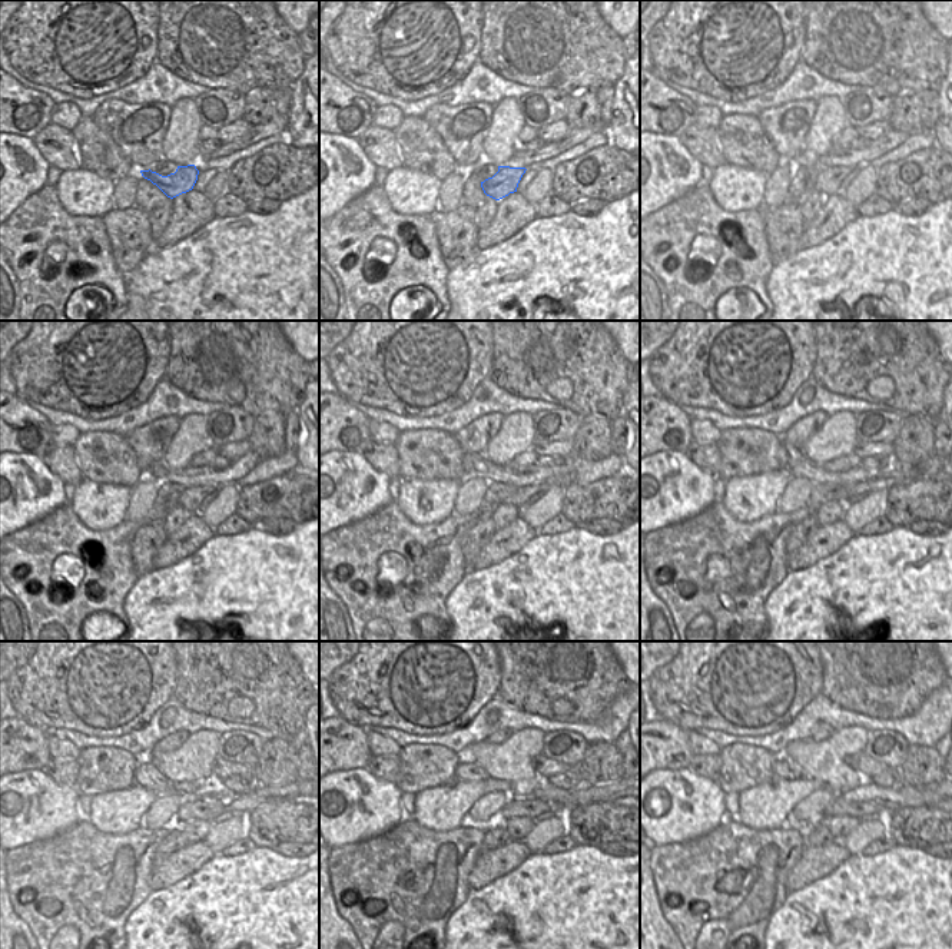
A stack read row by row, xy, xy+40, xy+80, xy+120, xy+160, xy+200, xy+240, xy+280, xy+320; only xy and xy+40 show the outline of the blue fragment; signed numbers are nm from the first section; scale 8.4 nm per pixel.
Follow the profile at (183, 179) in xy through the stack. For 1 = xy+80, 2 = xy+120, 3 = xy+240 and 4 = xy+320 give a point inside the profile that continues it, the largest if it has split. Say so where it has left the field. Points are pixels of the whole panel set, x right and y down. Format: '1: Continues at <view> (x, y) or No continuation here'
1: Continues at xy+80 (829, 179)
2: Continues at xy+120 (191, 498)
3: Continues at xy+240 (248, 802)
4: Continues at xy+320 (929, 787).

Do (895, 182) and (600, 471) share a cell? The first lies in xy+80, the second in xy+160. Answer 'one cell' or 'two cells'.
two cells

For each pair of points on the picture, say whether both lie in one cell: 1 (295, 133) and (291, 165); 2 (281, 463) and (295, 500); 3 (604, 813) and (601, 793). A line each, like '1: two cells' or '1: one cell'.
1: two cells
2: two cells
3: two cells

